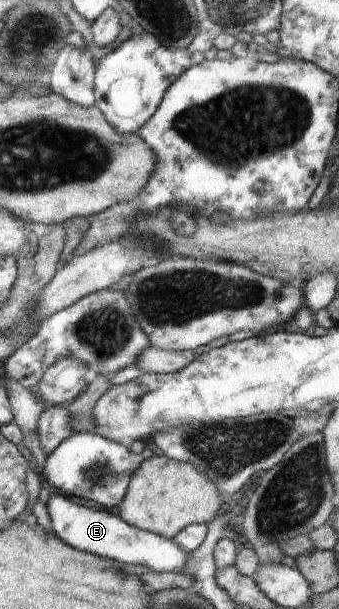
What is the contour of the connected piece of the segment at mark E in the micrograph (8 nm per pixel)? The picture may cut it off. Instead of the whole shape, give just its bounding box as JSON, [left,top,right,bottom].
[46,493,189,572]

